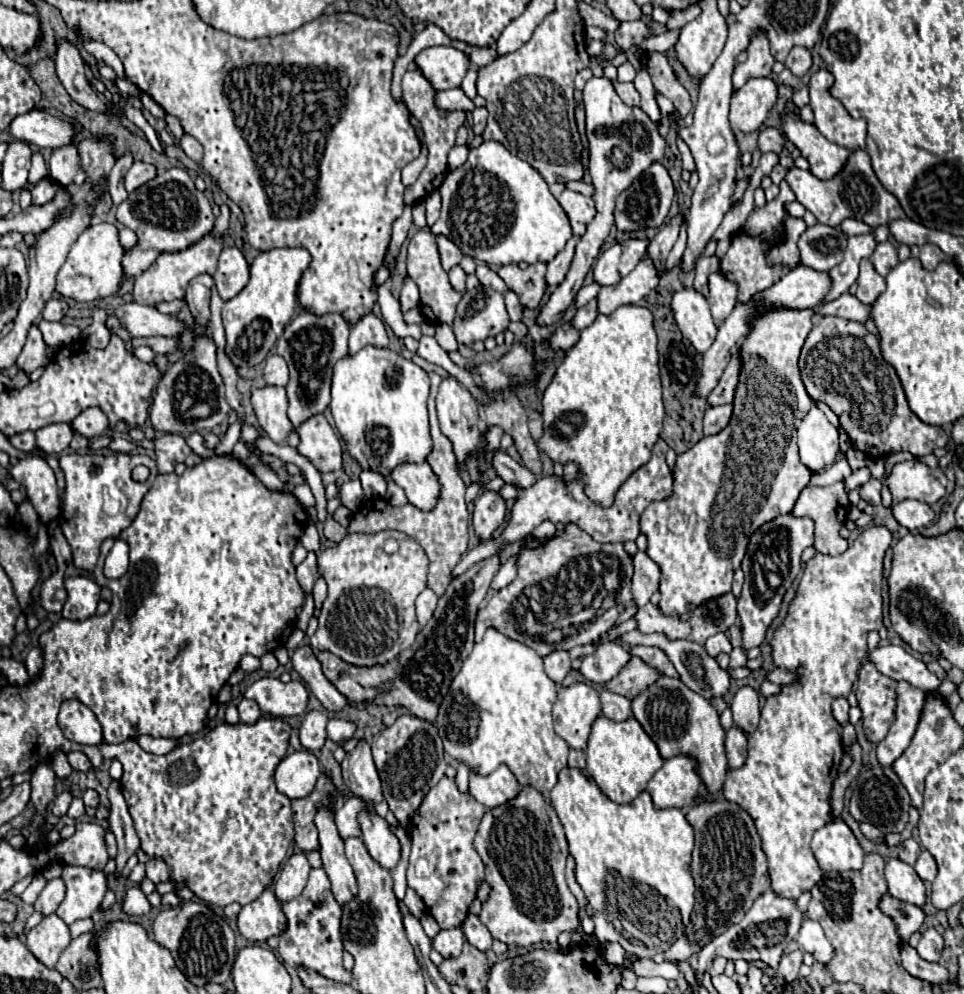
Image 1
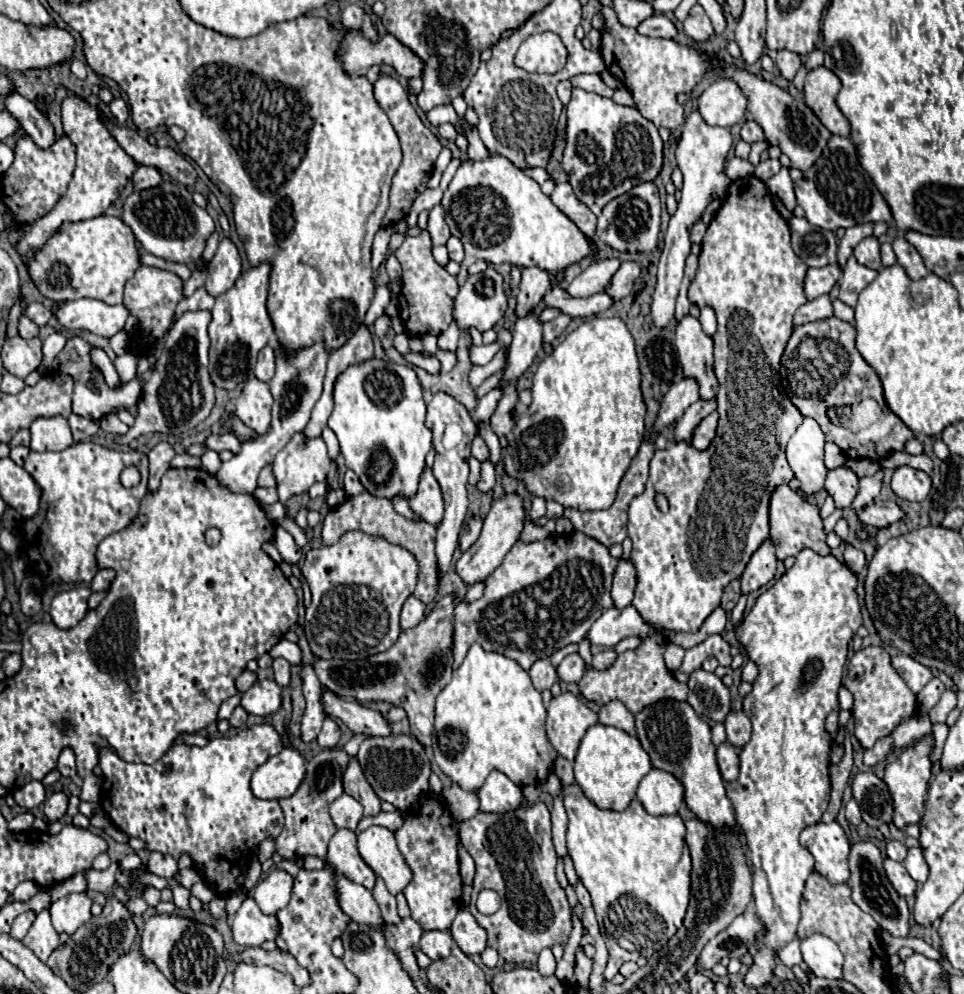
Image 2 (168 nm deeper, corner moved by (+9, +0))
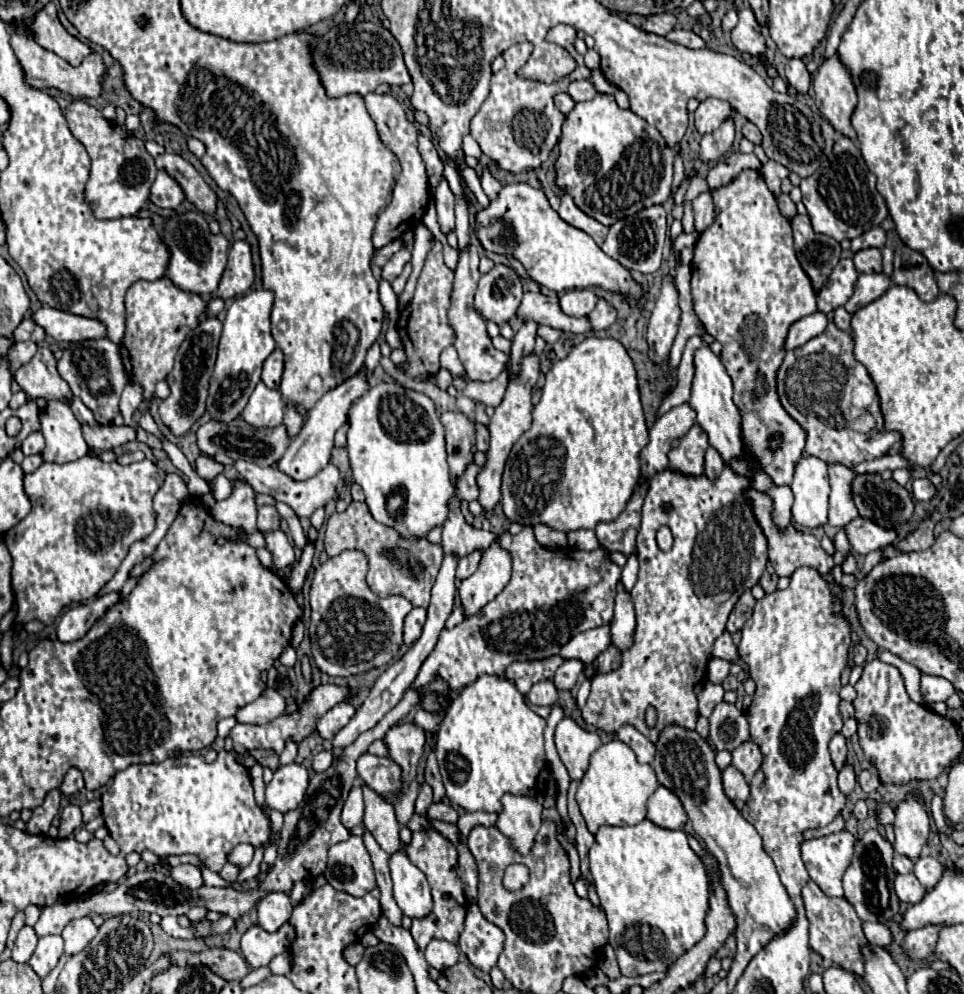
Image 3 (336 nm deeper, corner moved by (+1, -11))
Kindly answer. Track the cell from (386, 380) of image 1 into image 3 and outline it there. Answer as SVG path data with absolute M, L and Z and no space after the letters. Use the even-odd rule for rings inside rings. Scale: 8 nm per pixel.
M380 382L356 398L348 410L348 454L354 482L362 486L374 520L392 526L400 536L424 538L430 528L442 526L448 516L448 498L454 496L444 450L444 428L428 396L404 388L398 382Z

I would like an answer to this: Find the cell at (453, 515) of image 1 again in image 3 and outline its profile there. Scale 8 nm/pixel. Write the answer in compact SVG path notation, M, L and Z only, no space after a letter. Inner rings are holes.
M352 502L346 512L332 514L326 524L326 536L324 546L328 556L338 556L340 552L348 548L358 548L366 552L370 560L370 570L366 576L368 586L374 594L380 598L402 594L406 596L414 606L428 608L430 604L430 590L436 580L436 574L442 564L442 546L432 544L426 538L404 538L394 528L384 526L372 518L368 512L368 506L364 502Z

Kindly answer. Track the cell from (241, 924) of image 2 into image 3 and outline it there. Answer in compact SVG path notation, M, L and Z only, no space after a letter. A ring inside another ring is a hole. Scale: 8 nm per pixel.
M284 924L280 930L268 933L259 925L251 926L242 936L242 954L252 968L268 966L268 962L286 952L292 944L292 926Z

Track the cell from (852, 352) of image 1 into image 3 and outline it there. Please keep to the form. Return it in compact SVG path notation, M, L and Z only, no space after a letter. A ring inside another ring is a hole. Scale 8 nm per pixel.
M832 322L828 324L828 328L808 340L804 346L800 348L794 348L794 350L788 350L786 356L784 356L784 362L778 370L778 394L782 398L782 404L786 408L786 412L806 430L808 438L806 438L806 454L812 454L812 456L818 456L822 458L826 464L842 464L842 466L856 466L864 460L874 460L874 458L882 458L886 454L900 454L902 452L902 436L894 430L876 430L876 432L870 432L870 434L862 434L862 432L856 432L852 426L856 422L856 418L860 418L864 412L862 410L856 410L852 408L850 404L850 394L852 394L852 388L856 384L868 384L874 388L874 382L868 374L868 370L854 358L854 340L848 332L842 332L838 330Z

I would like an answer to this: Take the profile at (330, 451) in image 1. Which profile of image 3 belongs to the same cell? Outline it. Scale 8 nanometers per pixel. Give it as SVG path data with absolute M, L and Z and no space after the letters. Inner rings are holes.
M236 460L234 462L234 468L240 472L240 476L248 482L248 484L252 484L252 488L256 488L256 492L260 492L260 494L270 494L270 496L274 496L278 502L284 502L284 504L288 504L296 514L298 514L298 518L308 518L316 508L320 508L320 506L324 506L328 500L332 500L334 498L334 494L336 494L336 484L338 484L338 468L330 462L326 468L322 468L316 476L312 476L312 478L308 478L308 480L292 480L290 476L284 476L284 472L280 472L278 468L260 468L260 466L256 466L256 464L252 464L252 462L244 462L244 460Z

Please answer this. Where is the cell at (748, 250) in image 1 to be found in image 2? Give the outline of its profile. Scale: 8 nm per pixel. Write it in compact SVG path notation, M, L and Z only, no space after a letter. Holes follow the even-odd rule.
M756 175L736 179L726 189L722 207L710 221L702 249L698 255L698 269L688 289L690 303L702 307L712 307L718 319L718 329L714 339L714 361L716 377L720 381L718 401L718 431L716 439L706 451L698 451L688 443L670 443L666 449L656 449L650 461L650 477L646 481L646 491L632 499L628 511L628 537L634 543L630 561L636 567L636 591L632 607L642 615L642 619L658 629L656 633L642 639L640 647L624 651L618 655L612 667L598 671L590 667L578 681L580 693L596 703L606 705L612 699L622 701L630 713L640 713L644 707L660 699L686 701L688 687L678 683L674 675L664 665L664 649L668 639L662 631L674 633L696 633L706 617L720 605L724 587L740 579L752 553L768 539L768 497L776 485L786 485L792 479L792 469L786 461L784 449L788 439L802 423L800 411L786 397L780 385L780 357L784 345L792 335L792 313L804 305L808 299L804 295L804 277L808 265L800 261L790 247L790 225L776 211L772 195L764 181ZM664 493L670 501L668 513L662 513L654 505L654 495Z

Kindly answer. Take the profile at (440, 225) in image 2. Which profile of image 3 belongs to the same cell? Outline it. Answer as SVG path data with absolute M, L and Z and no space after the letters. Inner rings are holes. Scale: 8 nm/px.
M444 180L436 192L434 192L434 202L436 202L436 210L438 210L438 224L442 228L444 234L454 230L454 196L448 188L448 182Z

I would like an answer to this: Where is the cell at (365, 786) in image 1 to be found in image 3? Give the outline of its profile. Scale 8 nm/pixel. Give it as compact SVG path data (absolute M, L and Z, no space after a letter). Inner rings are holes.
M362 784L362 792L364 792L364 826L366 830L376 838L376 842L380 844L380 848L388 854L400 850L402 842L400 842L400 824L396 820L394 814L394 806L390 802L386 802L382 796L378 796L372 788L368 788L366 784Z

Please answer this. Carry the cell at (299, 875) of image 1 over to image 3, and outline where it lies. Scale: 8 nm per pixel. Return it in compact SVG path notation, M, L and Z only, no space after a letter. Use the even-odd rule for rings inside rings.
M270 892L258 904L258 924L266 932L276 932L292 916L292 900L284 892Z

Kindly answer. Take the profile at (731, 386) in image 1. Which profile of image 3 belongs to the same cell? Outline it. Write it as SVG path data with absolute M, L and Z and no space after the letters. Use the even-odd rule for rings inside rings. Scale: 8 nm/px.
M694 424L690 432L680 438L680 444L670 450L668 466L682 474L698 476L704 472L706 448L708 448L708 436L704 436L704 430L698 424Z

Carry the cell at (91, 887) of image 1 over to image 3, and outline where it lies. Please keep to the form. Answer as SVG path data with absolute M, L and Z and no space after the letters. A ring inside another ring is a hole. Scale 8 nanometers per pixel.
M90 916L78 918L78 920L70 920L66 924L66 928L62 930L62 938L64 938L64 952L66 954L76 954L82 948L88 946L88 942L96 936L98 928L94 926Z

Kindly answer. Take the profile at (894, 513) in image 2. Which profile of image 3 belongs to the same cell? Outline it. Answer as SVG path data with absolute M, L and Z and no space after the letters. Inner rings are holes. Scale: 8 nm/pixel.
M856 518L848 524L848 540L852 550L858 554L868 554L872 550L884 548L898 538L898 532L892 528L880 528L880 524L864 518Z

